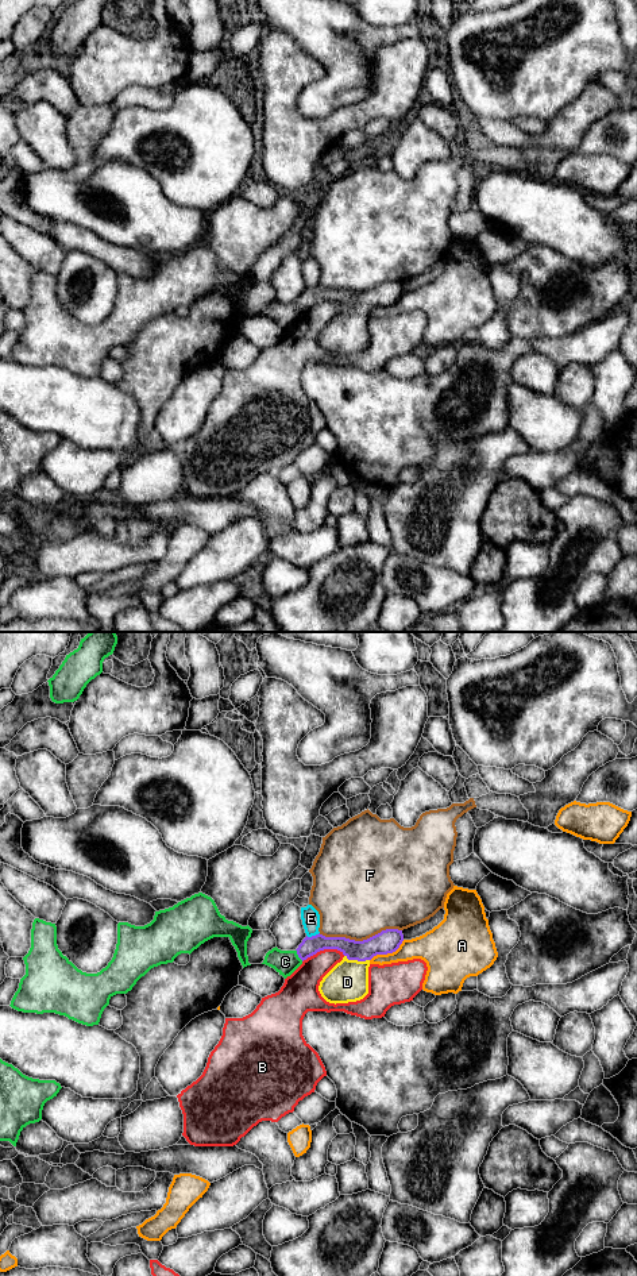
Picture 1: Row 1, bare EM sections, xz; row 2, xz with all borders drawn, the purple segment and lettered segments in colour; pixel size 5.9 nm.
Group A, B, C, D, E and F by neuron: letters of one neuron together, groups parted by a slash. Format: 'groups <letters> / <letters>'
groups A / B / C / D / E / F

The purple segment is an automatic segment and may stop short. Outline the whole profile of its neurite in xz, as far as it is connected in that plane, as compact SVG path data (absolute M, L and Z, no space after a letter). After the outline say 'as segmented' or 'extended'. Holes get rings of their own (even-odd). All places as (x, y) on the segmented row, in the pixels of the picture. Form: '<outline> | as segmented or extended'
M386 929L381 933L355 941L345 937L316 934L305 937L297 955L304 961L324 949L337 949L344 957L320 982L318 991L329 1003L348 1003L368 994L370 960L377 955L395 952L404 941L402 930Z | extended

